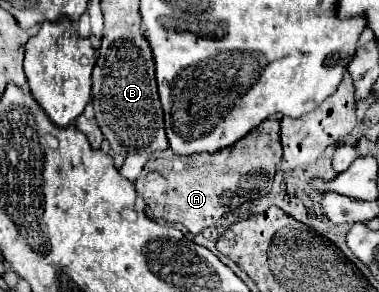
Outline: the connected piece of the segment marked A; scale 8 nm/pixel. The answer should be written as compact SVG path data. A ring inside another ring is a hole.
M266 119L258 129L252 129L230 149L190 157L168 153L148 159L134 185L144 203L154 209L154 215L172 223L182 223L190 233L200 233L202 229L214 225L226 211L264 197L270 191L276 165L280 161L280 123L276 119ZM264 125L268 125L266 131L262 129Z

